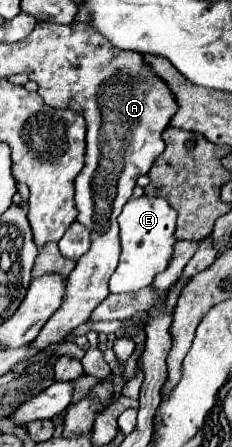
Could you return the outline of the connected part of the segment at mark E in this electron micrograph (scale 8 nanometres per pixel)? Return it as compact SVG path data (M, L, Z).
M132 198L118 216L120 224L120 262L110 278L110 292L136 292L152 284L152 278L166 270L172 258L172 246L176 242L176 210L164 198Z

